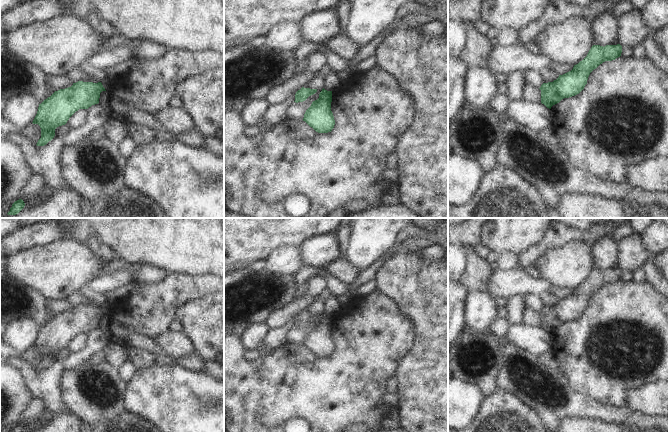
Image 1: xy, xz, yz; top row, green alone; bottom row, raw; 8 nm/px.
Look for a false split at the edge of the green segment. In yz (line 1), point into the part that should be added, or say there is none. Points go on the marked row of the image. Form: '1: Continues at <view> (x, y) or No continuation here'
1: No continuation here

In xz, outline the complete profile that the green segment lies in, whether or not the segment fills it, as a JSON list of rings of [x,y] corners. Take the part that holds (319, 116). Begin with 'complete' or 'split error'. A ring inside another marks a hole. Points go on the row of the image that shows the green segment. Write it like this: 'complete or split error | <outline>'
complete | [[[324,88],[319,94],[319,98],[312,102],[306,110],[303,121],[318,133],[331,132],[335,125],[333,113],[331,111],[332,91]]]

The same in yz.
complete | [[[593,45],[587,56],[574,65],[573,69],[553,82],[543,83],[541,90],[541,103],[547,108],[559,103],[564,98],[579,94],[587,84],[590,73],[605,61],[612,61],[620,57],[622,46],[617,45]]]

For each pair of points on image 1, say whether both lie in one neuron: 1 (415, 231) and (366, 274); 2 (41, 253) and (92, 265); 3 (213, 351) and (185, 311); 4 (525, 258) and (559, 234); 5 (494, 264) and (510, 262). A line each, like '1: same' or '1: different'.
1: same
2: same
3: same
4: same
5: same

